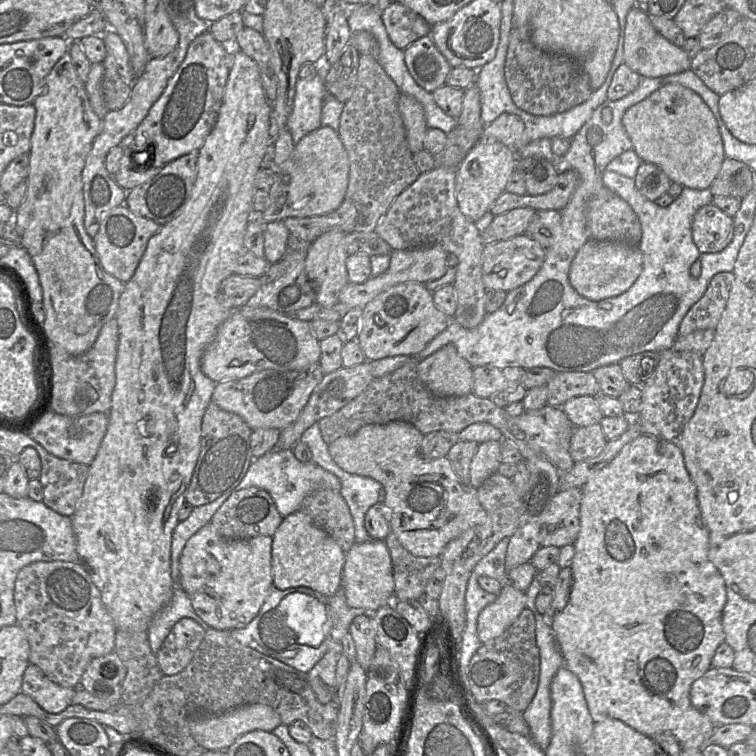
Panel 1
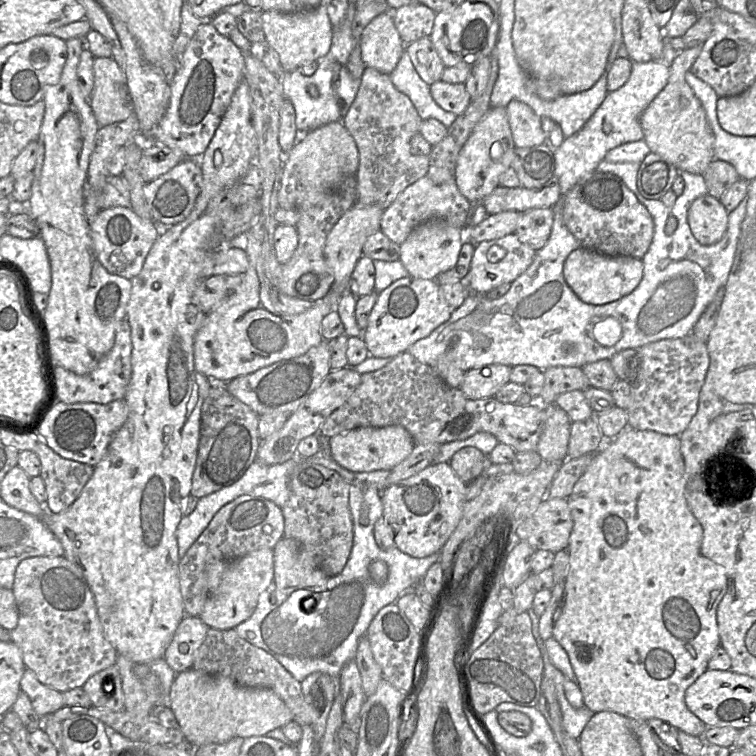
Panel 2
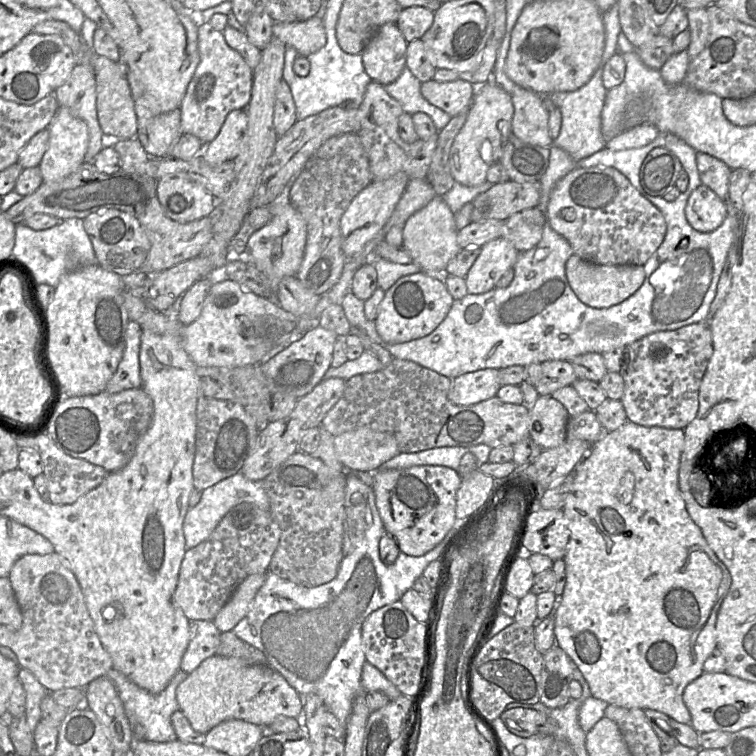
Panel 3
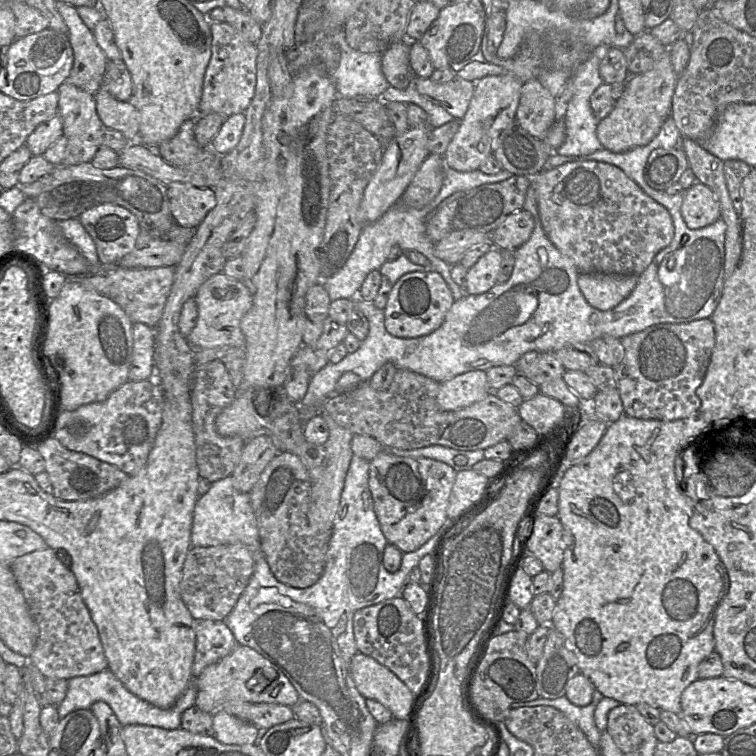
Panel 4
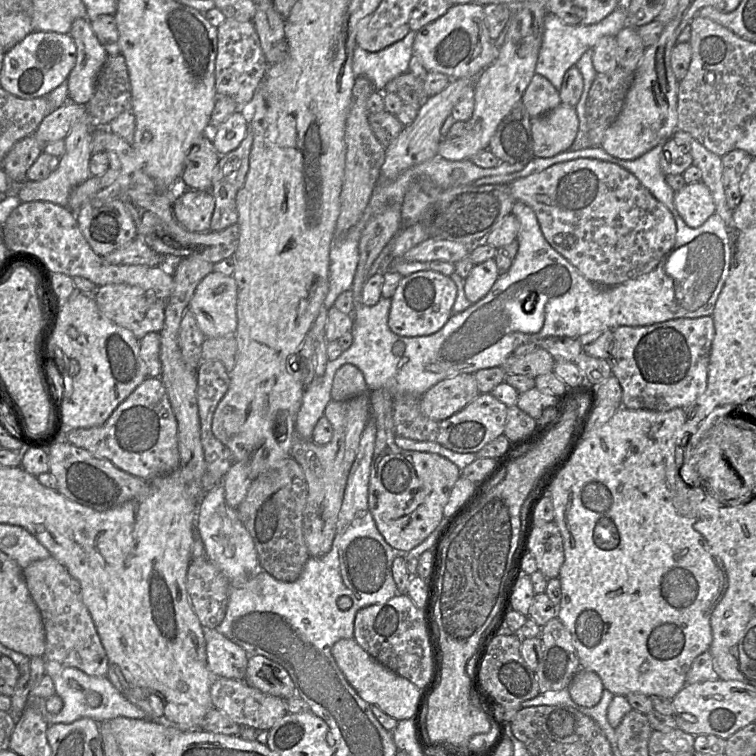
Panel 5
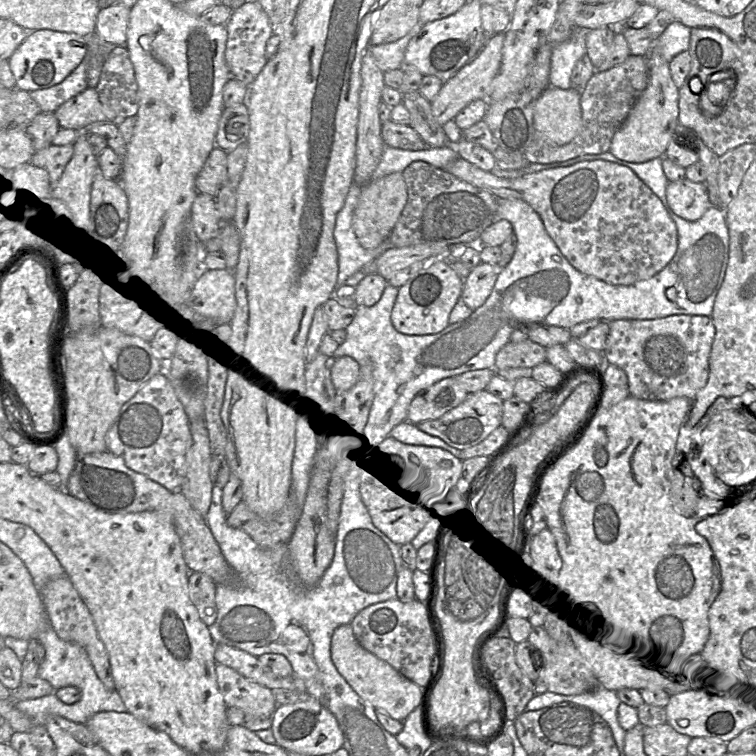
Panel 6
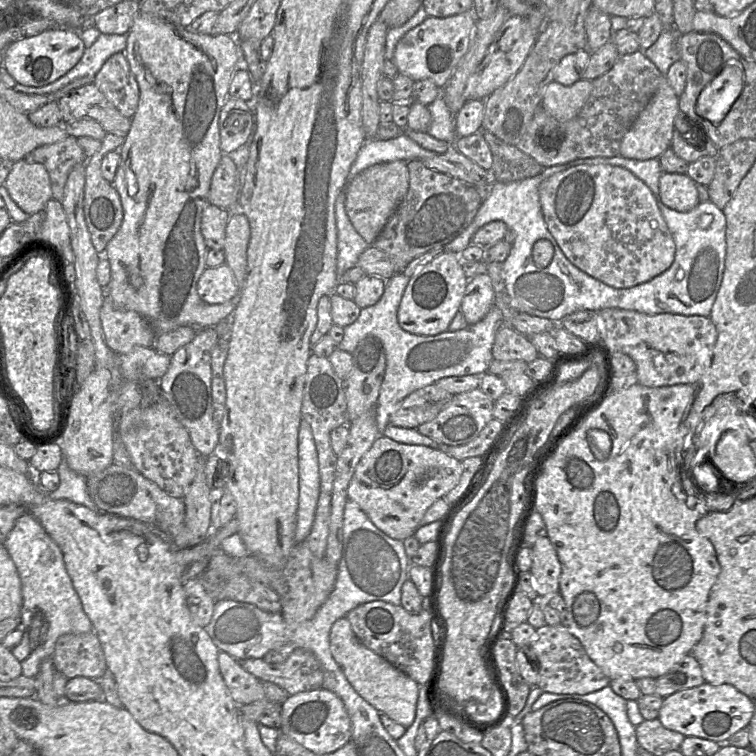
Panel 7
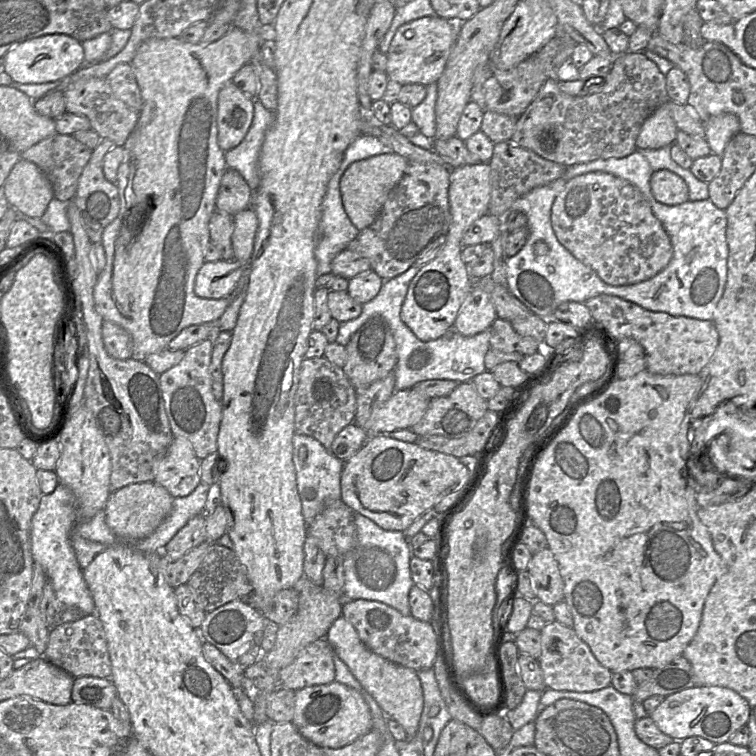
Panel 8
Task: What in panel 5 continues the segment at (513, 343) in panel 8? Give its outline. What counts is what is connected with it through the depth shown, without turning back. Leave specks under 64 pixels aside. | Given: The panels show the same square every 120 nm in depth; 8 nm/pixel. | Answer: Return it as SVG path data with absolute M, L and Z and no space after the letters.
M541 347L524 356L512 354L501 365L507 374L524 375L532 378L553 372L554 366L555 359Z

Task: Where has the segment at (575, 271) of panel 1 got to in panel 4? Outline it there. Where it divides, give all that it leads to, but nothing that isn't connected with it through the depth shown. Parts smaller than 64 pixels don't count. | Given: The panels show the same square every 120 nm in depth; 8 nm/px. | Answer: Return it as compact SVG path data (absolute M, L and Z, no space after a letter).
M579 273L577 284L590 306L608 311L630 295L638 282L638 276Z

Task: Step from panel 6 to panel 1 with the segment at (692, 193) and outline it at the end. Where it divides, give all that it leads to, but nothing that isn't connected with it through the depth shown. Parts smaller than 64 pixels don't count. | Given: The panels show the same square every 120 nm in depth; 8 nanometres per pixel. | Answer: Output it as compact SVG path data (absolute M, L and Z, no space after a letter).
M712 202L695 213L692 221L692 238L700 252L722 251L731 242L733 234L733 218Z

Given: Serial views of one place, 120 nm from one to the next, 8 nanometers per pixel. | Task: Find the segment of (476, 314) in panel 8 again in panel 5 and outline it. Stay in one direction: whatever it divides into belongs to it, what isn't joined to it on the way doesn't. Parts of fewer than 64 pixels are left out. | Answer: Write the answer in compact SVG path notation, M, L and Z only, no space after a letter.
M494 259L474 265L464 282L464 291L468 301L475 304L485 297L498 277L498 269Z

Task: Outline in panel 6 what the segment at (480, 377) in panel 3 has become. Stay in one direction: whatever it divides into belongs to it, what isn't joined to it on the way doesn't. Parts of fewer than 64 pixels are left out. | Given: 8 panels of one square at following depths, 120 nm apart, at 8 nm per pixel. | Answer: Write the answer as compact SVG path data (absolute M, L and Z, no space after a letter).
M455 377L442 379L413 398L406 421L417 425L436 420L460 405L467 396L468 393L458 384Z

